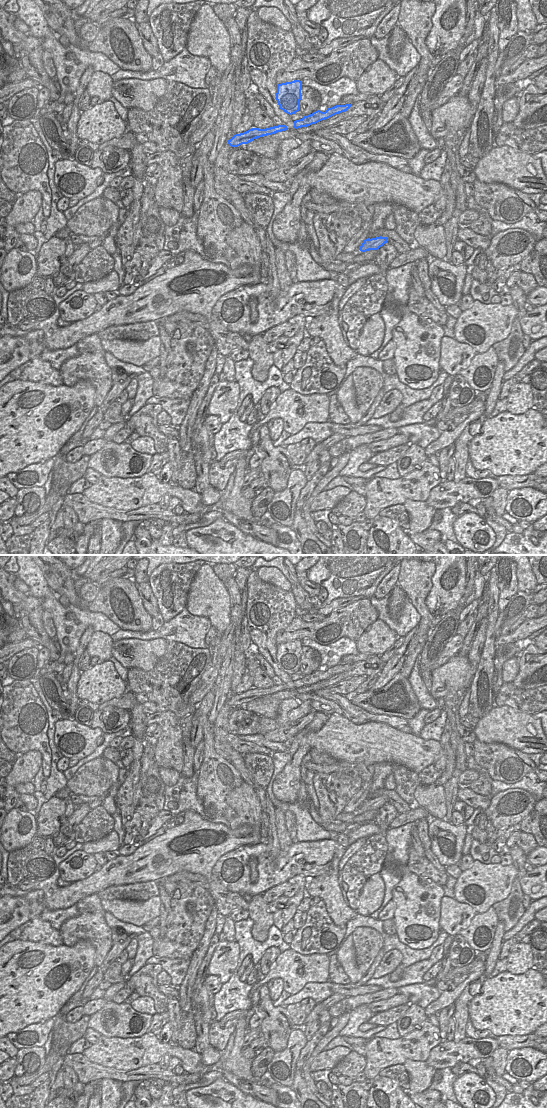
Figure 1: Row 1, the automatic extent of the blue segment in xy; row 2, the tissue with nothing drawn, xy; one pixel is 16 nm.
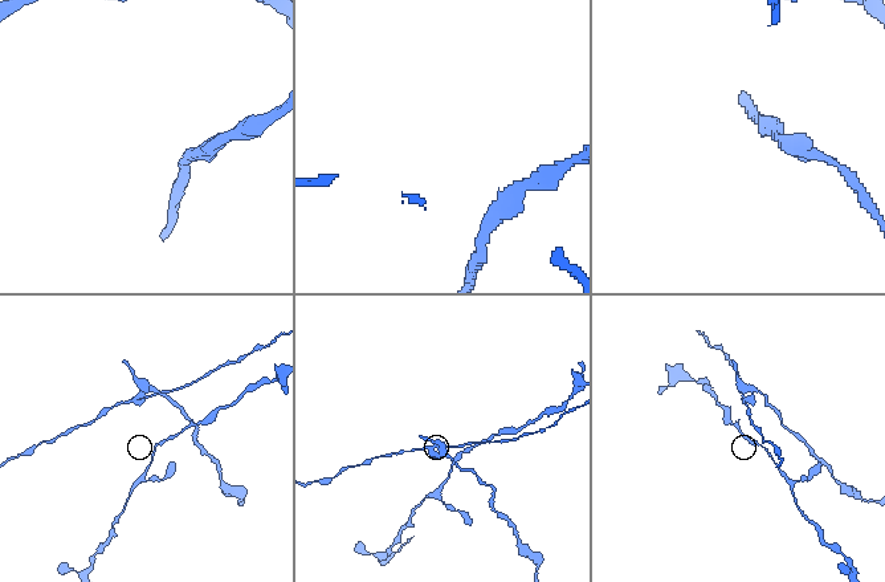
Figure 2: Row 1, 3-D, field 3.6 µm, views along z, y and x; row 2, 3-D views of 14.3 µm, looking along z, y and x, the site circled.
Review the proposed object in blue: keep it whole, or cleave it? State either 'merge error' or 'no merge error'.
merge error

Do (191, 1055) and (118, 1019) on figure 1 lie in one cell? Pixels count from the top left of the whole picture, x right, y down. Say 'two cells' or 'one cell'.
two cells

